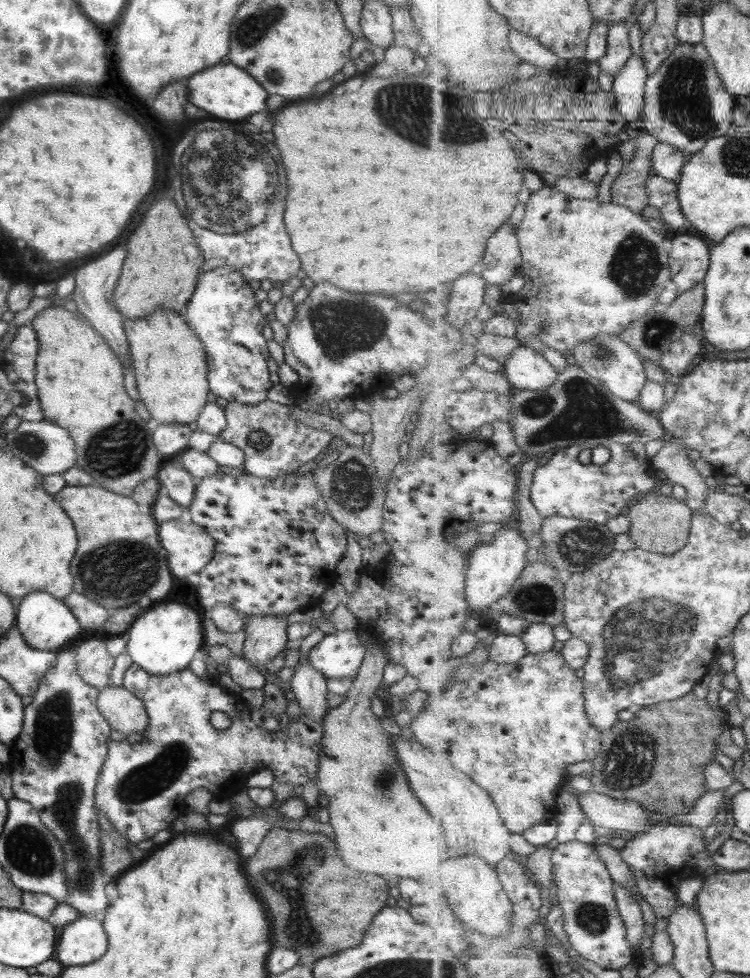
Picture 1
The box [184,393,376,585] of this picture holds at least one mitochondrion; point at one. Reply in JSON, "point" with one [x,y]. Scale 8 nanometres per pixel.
{"point":[260,440]}

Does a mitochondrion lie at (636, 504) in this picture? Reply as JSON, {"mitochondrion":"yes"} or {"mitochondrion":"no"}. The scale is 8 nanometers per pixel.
{"mitochondrion":"no"}

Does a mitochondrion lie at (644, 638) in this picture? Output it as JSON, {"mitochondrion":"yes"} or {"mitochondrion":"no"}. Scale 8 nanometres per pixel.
{"mitochondrion":"yes"}

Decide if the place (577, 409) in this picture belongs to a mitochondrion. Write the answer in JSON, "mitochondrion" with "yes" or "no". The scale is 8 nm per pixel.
{"mitochondrion":"yes"}

